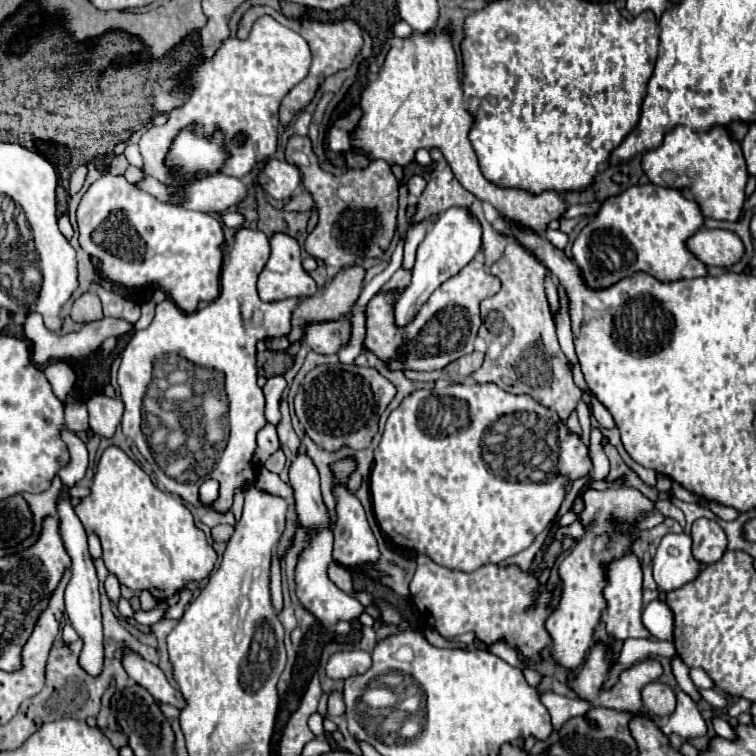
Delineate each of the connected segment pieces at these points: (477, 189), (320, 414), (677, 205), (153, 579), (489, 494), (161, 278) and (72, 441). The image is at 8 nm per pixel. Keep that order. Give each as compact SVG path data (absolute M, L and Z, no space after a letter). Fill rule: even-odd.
M450 27L442 29L442 31L434 31L434 33L414 33L410 37L402 39L402 47L390 47L390 51L386 53L384 65L378 71L378 79L374 79L360 95L358 107L362 109L362 117L356 125L354 131L350 131L350 145L354 153L366 155L370 161L382 159L390 165L400 165L406 167L408 163L414 161L414 153L418 149L440 149L444 159L448 161L450 169L454 171L456 179L470 191L474 193L478 199L488 201L494 205L494 209L510 219L516 221L520 225L526 225L530 229L536 231L544 231L546 223L552 219L558 219L564 211L564 201L554 193L554 191L546 191L546 193L530 193L526 189L514 189L514 187L498 187L492 181L486 181L486 177L482 175L480 167L478 167L478 157L472 149L472 143L468 139L468 133L472 129L474 117L470 115L470 111L466 109L464 103L464 95L462 95L462 87L460 87L460 79L458 79L458 59L456 59L456 51L452 45L452 35L450 35Z
M320 365L314 367L302 381L294 409L306 435L326 451L350 447L354 451L366 449L378 431L378 419L394 399L396 387L374 367L356 365Z
M654 183L632 185L620 195L602 201L596 215L572 243L572 261L590 289L608 289L638 271L650 273L662 283L704 277L708 275L706 265L686 245L702 227L702 209L698 201L684 195L684 189L658 187Z
M110 445L102 453L90 495L84 497L74 511L78 513L86 533L98 535L100 543L104 543L104 563L120 585L126 585L132 591L150 591L156 601L166 601L168 597L180 593L190 581L202 581L214 569L216 551L208 545L204 533L194 525L186 505L176 495L156 487L120 447Z
M474 383L474 385L450 385L450 387L434 387L434 389L420 389L408 395L400 407L396 407L388 419L386 427L380 439L380 445L374 449L374 465L370 473L370 491L372 491L372 507L376 521L380 529L388 535L388 539L402 549L416 551L420 555L428 555L434 563L462 571L472 573L474 569L480 569L482 565L500 563L502 559L516 555L518 551L526 549L536 535L540 535L558 515L558 509L564 501L564 489L570 481L586 477L592 471L592 461L588 457L588 447L582 443L582 439L572 433L566 423L544 405L536 403L530 395L512 395L500 389L494 383Z
M110 173L90 185L78 205L76 217L80 247L88 255L100 259L106 279L124 287L158 283L184 313L194 313L200 301L210 303L218 297L222 267L220 245L224 237L216 217L162 203L124 177L114 177ZM114 213L118 213L118 219L110 219Z
M70 429L62 431L62 439L64 439L64 443L66 443L68 451L70 451L72 461L70 461L68 467L60 469L58 475L60 475L62 483L64 483L64 487L70 487L70 485L74 485L76 481L80 481L84 477L86 467L88 467L88 451L86 451L86 445L78 439L78 435L72 433Z

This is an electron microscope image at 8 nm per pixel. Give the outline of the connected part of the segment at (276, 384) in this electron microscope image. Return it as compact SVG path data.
M274 375L268 379L268 383L264 385L264 397L266 397L266 419L272 423L272 425L278 425L280 421L280 411L278 411L278 401L280 401L280 395L286 387L286 379L282 375Z

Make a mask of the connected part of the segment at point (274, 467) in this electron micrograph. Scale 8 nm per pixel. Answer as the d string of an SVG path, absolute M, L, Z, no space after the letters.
M276 451L274 455L270 455L268 459L266 459L266 469L268 471L272 471L272 473L280 473L282 469L284 469L284 453L282 451Z

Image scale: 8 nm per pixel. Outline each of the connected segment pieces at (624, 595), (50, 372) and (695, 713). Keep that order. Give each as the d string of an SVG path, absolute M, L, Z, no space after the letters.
M632 553L608 565L608 587L604 589L604 597L608 603L604 623L610 639L614 641L626 641L630 637L652 639L652 633L642 623L642 569Z
M62 361L52 363L52 365L48 365L48 367L44 369L44 375L46 375L46 379L50 381L52 391L56 393L56 397L58 397L60 401L64 401L64 399L66 399L66 393L74 387L74 379L76 379L76 375L74 375L74 371L70 369L70 365L68 365L68 363L62 363Z
M678 689L676 699L678 701L676 701L674 713L668 717L666 723L660 725L662 733L666 735L678 733L682 739L704 735L706 733L706 723L704 723L700 711L696 709L696 703L692 701L692 697L682 693L682 689Z

